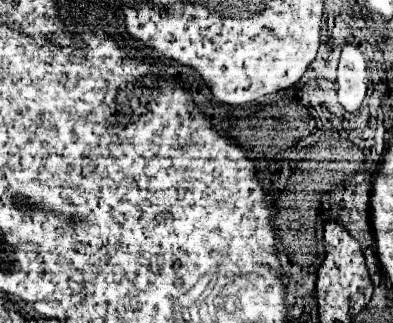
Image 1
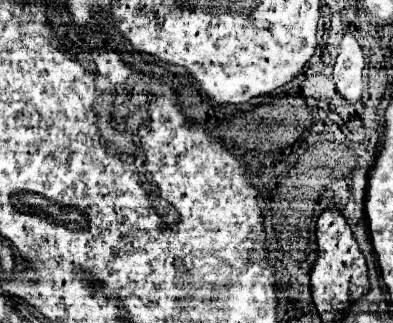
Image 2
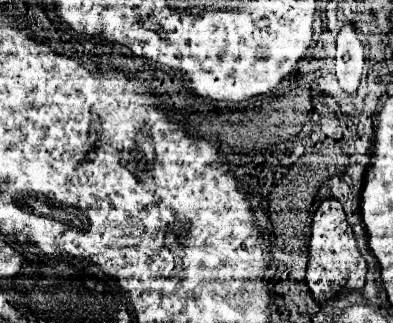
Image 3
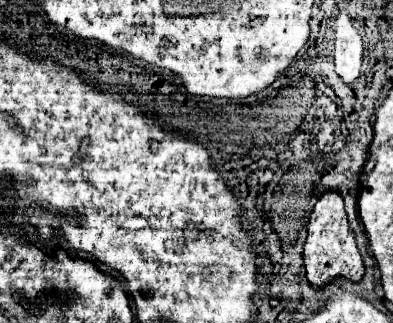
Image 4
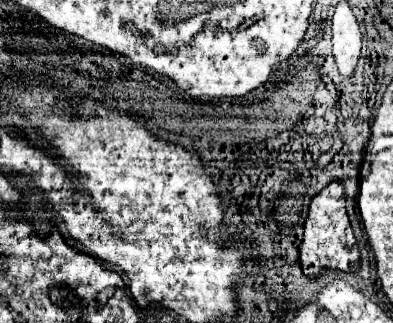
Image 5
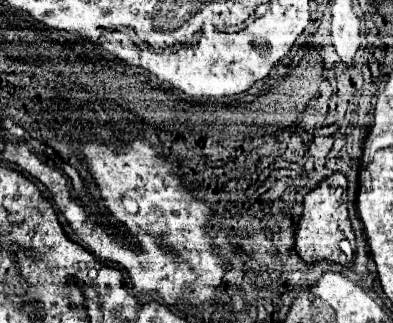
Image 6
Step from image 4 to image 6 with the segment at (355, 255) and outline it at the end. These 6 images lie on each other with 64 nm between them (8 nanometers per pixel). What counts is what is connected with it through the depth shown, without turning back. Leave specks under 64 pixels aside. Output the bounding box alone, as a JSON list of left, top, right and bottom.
[294,172,354,266]

